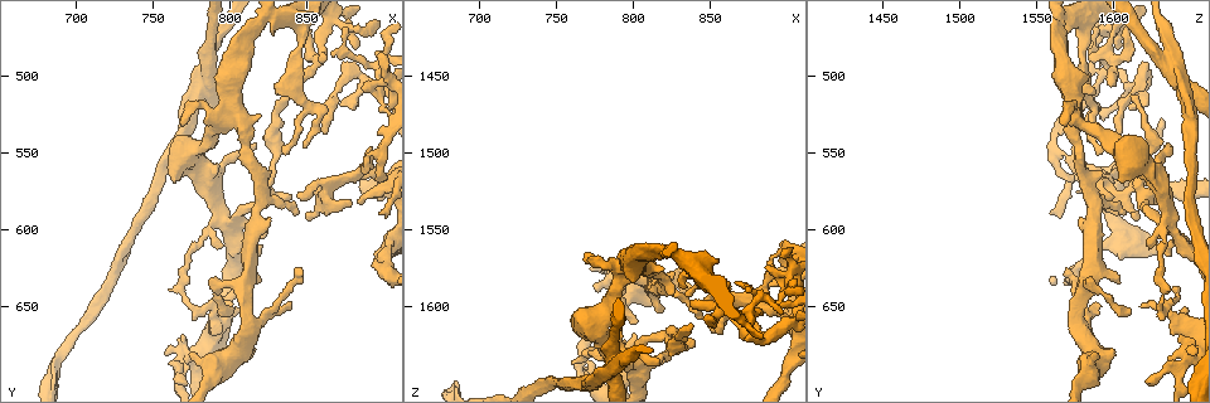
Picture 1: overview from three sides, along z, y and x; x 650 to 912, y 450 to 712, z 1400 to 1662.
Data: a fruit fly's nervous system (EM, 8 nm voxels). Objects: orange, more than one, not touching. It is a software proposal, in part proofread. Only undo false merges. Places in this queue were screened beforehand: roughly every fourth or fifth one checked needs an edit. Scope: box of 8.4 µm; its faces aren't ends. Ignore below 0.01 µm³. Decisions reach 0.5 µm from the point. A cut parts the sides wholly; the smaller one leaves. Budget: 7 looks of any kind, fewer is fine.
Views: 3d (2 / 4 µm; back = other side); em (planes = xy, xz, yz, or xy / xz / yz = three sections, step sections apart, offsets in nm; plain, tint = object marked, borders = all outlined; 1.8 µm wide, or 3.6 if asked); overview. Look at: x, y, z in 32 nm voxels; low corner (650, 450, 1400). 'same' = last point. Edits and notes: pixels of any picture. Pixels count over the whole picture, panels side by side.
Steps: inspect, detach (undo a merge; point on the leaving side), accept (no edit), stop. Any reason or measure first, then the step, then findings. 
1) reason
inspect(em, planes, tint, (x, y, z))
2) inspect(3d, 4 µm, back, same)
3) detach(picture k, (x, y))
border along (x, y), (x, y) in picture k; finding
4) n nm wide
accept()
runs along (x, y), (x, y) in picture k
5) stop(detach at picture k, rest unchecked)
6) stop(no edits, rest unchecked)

branch point
inspect(3d, 2 µm, (898, 548, 1560))

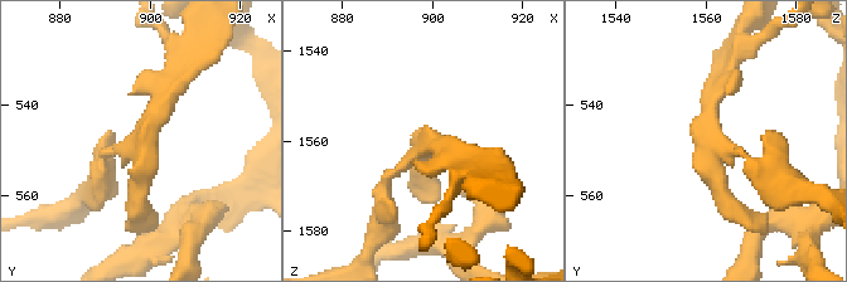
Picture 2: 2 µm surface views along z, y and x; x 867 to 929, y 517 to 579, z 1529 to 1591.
now the EM
inspect(em, xz, step 16, tint, (899, 548, 1561))

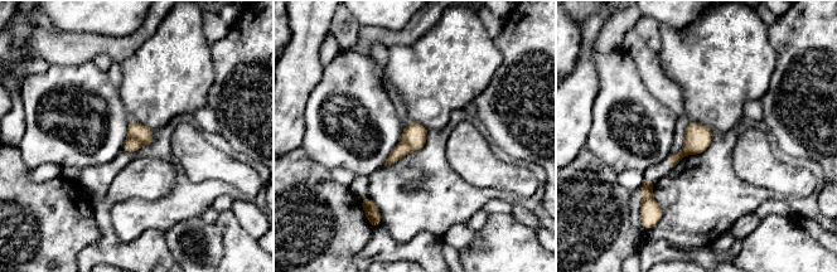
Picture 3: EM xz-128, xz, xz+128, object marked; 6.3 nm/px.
inspect(em, planes, tint, same)

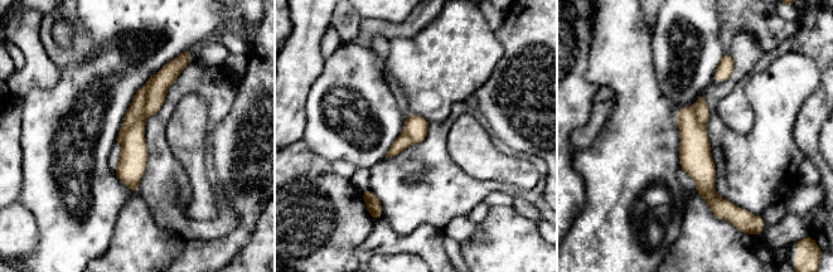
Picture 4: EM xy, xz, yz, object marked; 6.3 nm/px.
accept()
runs along (173, 69), (134, 120), (134, 188) in picture 4; all the same cell

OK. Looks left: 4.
four arms meet
inspect(3d, 2 µm, (786, 496, 1636))

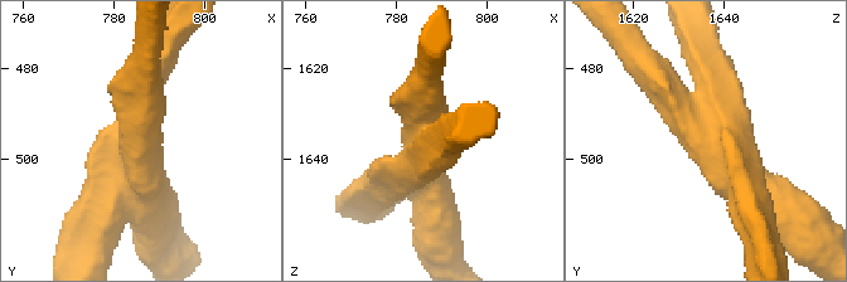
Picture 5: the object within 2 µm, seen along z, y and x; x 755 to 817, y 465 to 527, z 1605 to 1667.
4 arms
inspect(em, xz, step 4, tint, (785, 496, 1636))

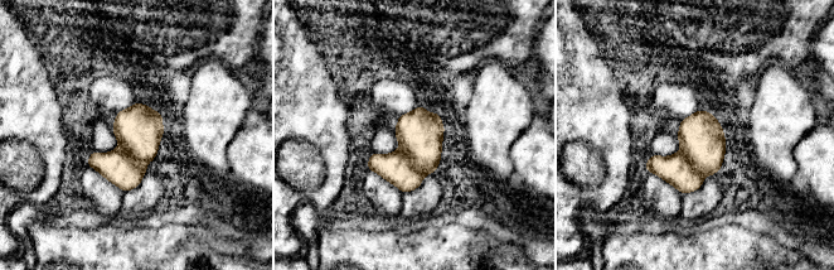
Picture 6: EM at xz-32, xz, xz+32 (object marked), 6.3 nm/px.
inspect(em, planes, tint, same)

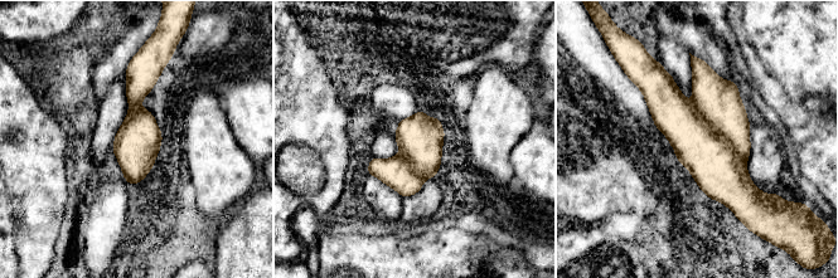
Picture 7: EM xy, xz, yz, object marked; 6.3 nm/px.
300 nm wide
detach(picture 7, (711, 160))
border along (693, 101), (698, 113), (745, 165) in picture 7; two cells meet here

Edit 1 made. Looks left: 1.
stop(detach at picture 7, rest unchecked)

